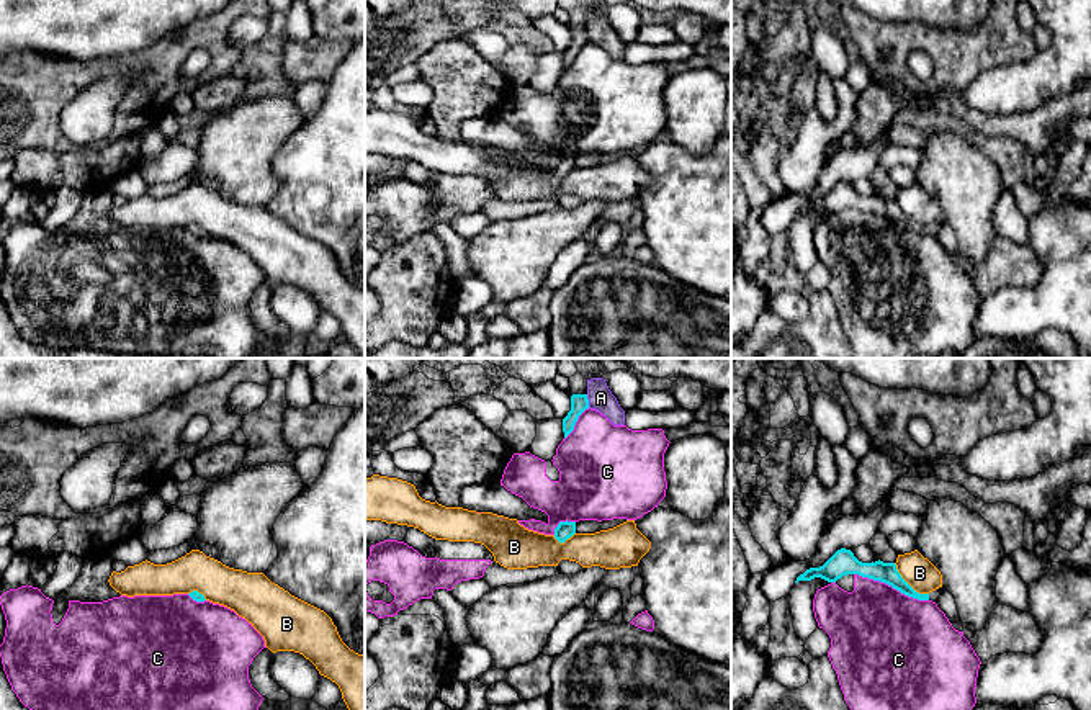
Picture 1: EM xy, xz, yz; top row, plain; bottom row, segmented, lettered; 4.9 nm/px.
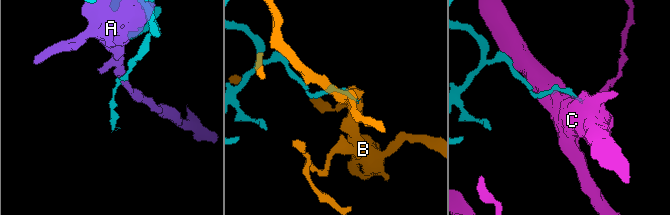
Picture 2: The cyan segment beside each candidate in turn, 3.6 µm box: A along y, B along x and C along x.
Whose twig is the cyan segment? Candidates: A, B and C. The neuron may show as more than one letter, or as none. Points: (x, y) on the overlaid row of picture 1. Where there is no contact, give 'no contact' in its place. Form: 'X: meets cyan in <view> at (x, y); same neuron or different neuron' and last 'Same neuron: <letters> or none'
A: meets cyan in xz at (588, 401); different neuron
B: meets cyan in yz at (906, 583); different neuron
C: meets cyan in yz at (892, 586); different neuron
Same neuron: none

